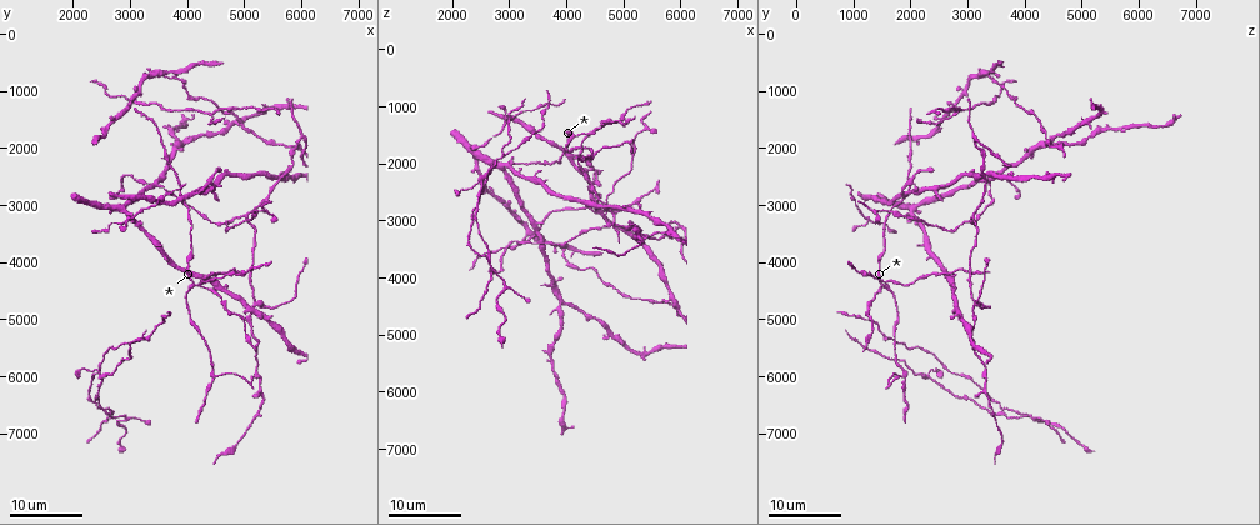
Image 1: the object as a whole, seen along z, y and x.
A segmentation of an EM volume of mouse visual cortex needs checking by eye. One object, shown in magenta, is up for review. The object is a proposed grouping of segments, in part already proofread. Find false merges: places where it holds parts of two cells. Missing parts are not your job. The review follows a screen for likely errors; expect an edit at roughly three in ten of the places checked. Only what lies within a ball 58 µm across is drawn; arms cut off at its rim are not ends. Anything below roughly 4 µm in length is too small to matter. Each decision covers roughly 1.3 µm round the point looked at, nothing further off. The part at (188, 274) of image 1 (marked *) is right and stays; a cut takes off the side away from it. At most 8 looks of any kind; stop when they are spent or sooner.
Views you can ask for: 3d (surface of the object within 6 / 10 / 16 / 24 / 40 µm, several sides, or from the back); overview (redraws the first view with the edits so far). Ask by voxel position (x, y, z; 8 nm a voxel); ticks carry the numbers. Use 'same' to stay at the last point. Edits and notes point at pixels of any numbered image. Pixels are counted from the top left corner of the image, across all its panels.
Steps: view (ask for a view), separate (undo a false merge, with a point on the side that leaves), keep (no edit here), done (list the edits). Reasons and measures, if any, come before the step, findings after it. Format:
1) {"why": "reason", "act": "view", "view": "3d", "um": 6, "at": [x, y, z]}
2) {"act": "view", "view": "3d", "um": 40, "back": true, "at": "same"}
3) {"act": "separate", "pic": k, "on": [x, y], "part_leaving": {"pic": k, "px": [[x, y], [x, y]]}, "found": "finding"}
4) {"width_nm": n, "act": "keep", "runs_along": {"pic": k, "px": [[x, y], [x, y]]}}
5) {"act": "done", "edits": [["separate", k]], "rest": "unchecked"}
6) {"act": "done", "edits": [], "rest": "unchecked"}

{"act": "view", "view": "3d", "um": 24, "at": [3600, 5000, 1350]}

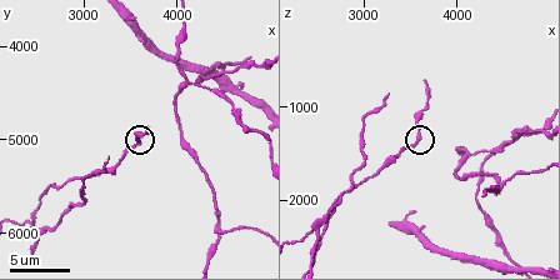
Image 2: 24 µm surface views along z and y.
{"why": "closer look", "act": "view", "view": "3d", "um": 10, "at": [3550, 5050, 1350]}

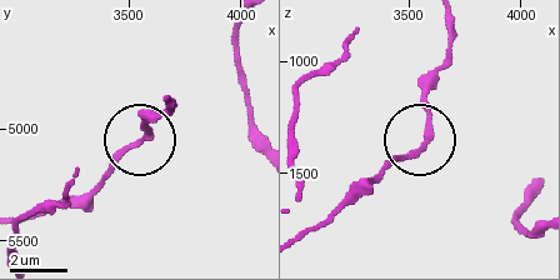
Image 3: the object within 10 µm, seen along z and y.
{"side_arm_um": 6, "act": "keep", "found": "continuous, no second cell"}

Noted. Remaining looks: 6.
{"why": "three-way junction", "act": "view", "view": "3d", "um": 10, "at": [4150, 4400, 1550]}

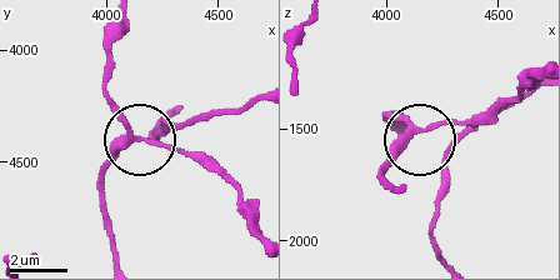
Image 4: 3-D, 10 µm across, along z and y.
{"act": "keep", "runs_along": {"pic": 4, "px": [[109, 99], [133, 138], [98, 180]]}, "found": "continuous, no second cell"}

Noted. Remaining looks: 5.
{"why": "a fork", "act": "view", "view": "3d", "um": 24, "at": [4400, 1400, 2800]}

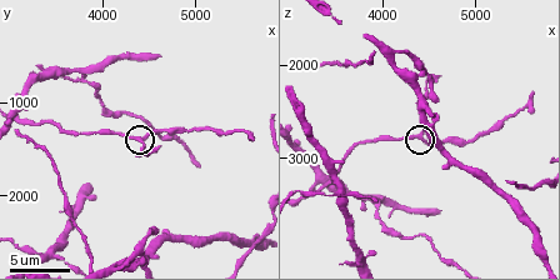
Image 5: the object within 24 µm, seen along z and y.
{"act": "view", "view": "3d", "um": 10, "at": [4400, 1400, 2750]}

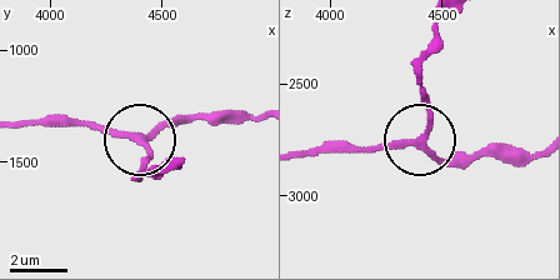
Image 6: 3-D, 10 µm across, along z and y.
{"width_nm": 210, "act": "keep", "found": "continuous, no second cell"}

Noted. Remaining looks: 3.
{"why": "looks like a crossing", "act": "view", "view": "3d", "um": 16, "at": [3600, 2550, 3400]}

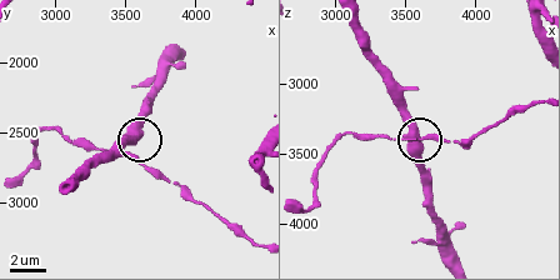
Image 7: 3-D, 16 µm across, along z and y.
{"act": "view", "view": "3d", "um": 6, "at": "same"}

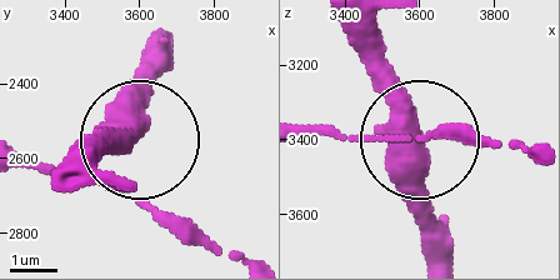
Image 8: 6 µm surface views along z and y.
{"act": "keep", "found": "one cell here"}

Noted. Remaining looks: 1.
{"act": "done", "edits": [], "rest": "unchecked"}

